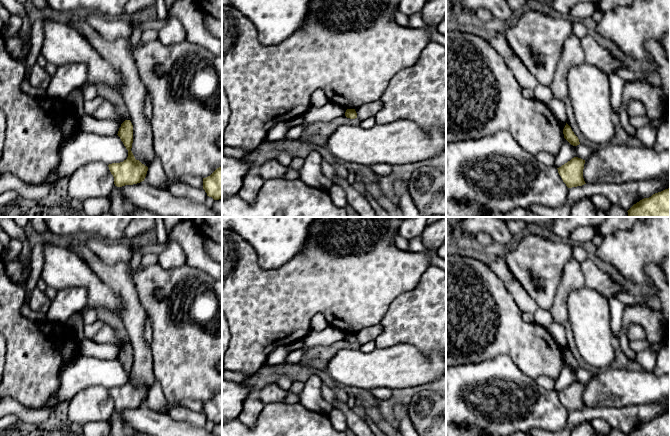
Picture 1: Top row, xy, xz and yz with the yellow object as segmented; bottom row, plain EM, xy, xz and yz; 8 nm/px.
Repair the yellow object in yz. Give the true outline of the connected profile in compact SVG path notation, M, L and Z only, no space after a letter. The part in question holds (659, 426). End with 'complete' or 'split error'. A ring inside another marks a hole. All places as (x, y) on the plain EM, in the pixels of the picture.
M670 412L640 424L627 436L670 436Z; complete

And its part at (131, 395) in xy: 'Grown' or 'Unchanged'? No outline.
Unchanged

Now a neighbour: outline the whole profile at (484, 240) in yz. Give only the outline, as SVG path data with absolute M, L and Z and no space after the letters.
M478 232L473 238L476 238L476 245L479 245L480 248L490 249L494 247L493 240L491 236L484 232Z

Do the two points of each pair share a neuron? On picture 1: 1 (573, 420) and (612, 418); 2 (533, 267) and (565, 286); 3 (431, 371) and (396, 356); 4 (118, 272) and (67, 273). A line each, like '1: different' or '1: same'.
1: same
2: different
3: same
4: different

